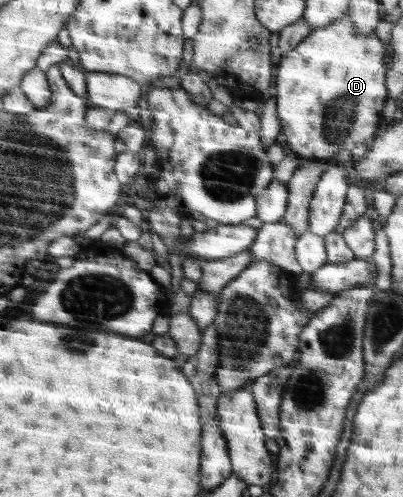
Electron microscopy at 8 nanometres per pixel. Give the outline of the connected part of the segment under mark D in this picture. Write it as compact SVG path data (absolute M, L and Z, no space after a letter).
M342 16L337 18L337 21L333 21L331 25L312 31L309 36L305 37L293 50L289 52L283 52L282 59L279 61L277 67L277 82L275 88L277 94L274 96L277 100L277 114L280 120L281 128L287 138L287 144L291 152L295 154L301 161L307 159L309 161L323 161L325 158L333 158L339 150L353 150L358 145L365 144L374 138L375 130L381 122L381 110L383 106L387 106L385 100L387 100L387 88L385 88L385 72L387 68L383 66L383 56L385 56L385 50L387 46L381 44L381 40L377 37L375 32L365 34L357 30L356 22L353 22L353 18L348 16Z

